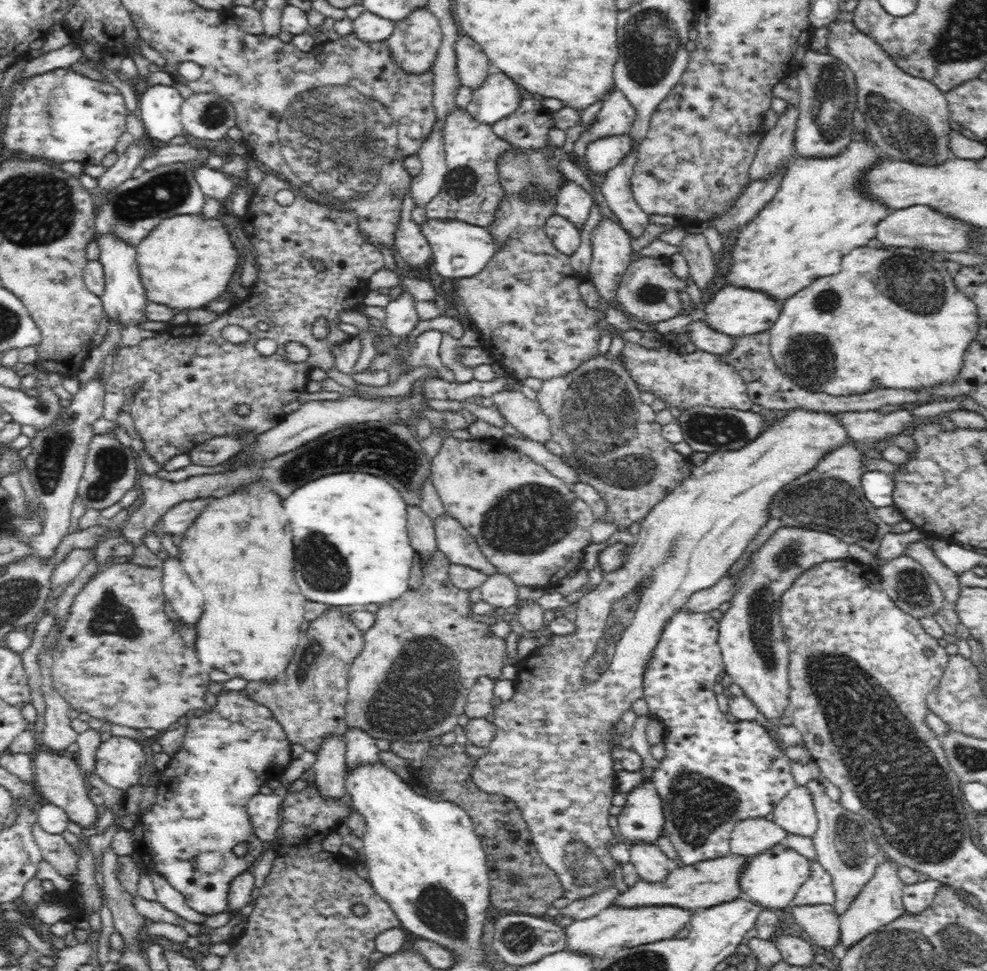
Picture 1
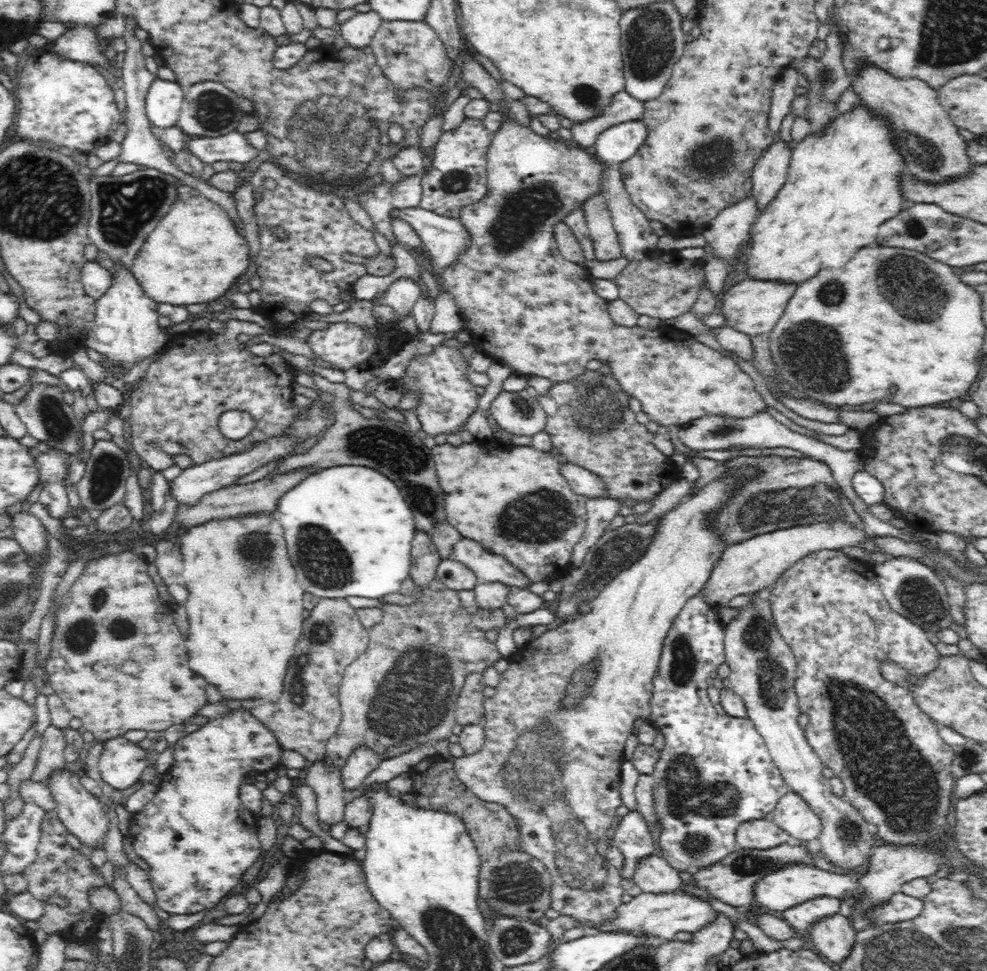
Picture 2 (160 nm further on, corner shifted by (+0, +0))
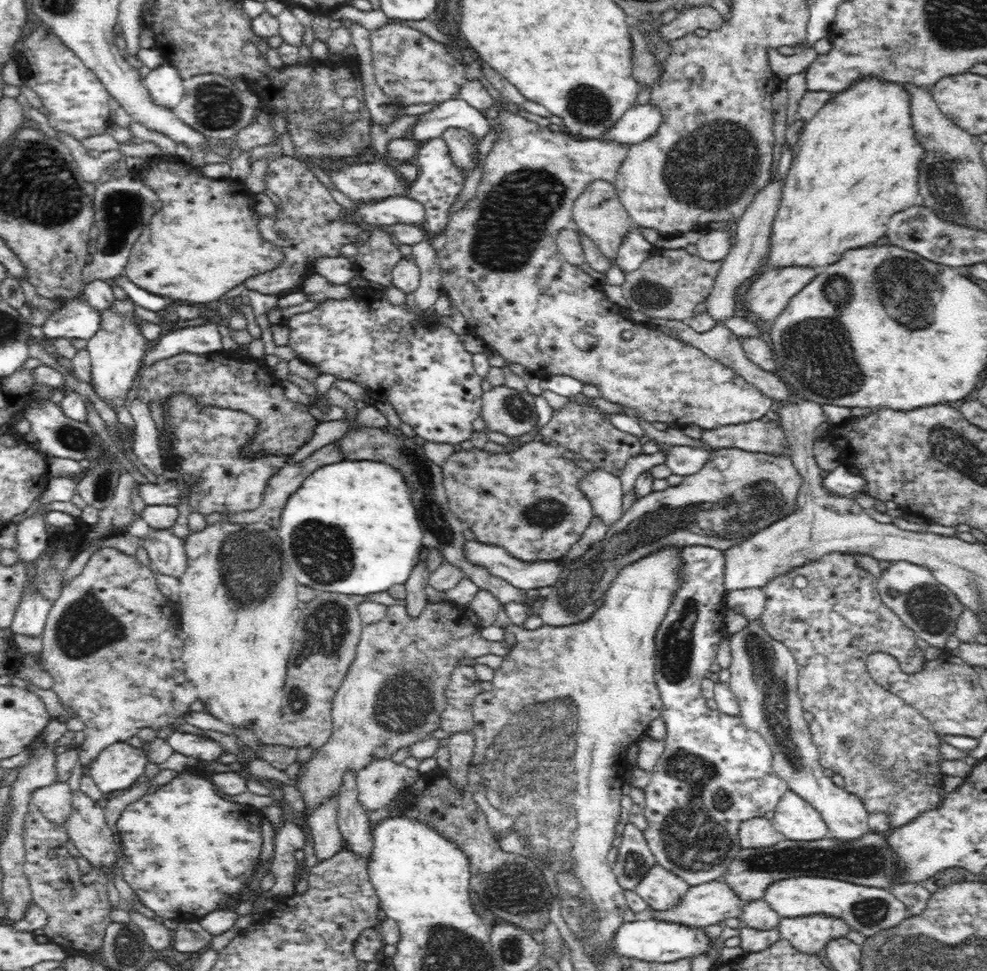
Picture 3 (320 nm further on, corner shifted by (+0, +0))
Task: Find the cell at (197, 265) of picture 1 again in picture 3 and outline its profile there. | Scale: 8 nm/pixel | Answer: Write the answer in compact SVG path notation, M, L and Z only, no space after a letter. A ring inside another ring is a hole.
M162 154L147 159L139 169L132 172L139 176L143 184L153 189L162 208L154 214L131 246L123 274L136 286L152 294L202 306L207 302L218 301L222 294L236 288L247 278L280 266L283 254L280 247L266 241L259 232L254 194L244 182L199 176L193 169L178 155Z

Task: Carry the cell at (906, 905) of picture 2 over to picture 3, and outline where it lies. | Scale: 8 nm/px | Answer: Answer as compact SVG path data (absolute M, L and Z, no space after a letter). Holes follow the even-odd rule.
M798 876L798 878L778 880L766 888L763 899L780 917L796 918L810 916L810 914L833 916L843 920L851 930L860 932L866 938L878 934L881 930L894 928L910 916L906 905L900 902L891 891L816 876Z

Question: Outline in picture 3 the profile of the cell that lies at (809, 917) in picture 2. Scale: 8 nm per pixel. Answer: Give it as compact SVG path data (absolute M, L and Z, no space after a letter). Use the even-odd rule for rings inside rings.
M810 914L796 918L781 917L778 926L782 939L786 939L802 954L818 954L828 942L846 936L849 926L839 918Z

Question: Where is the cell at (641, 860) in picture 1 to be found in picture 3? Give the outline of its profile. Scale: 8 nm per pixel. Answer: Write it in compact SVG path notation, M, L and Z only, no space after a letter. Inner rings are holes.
M658 864L650 867L642 876L635 891L653 910L674 908L691 886L678 875Z

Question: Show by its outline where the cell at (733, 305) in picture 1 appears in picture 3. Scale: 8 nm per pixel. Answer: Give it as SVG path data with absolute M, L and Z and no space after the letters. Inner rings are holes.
M787 266L781 269L769 268L751 284L743 299L743 307L754 314L756 320L770 324L787 306L789 300L798 294L820 270L814 267Z

